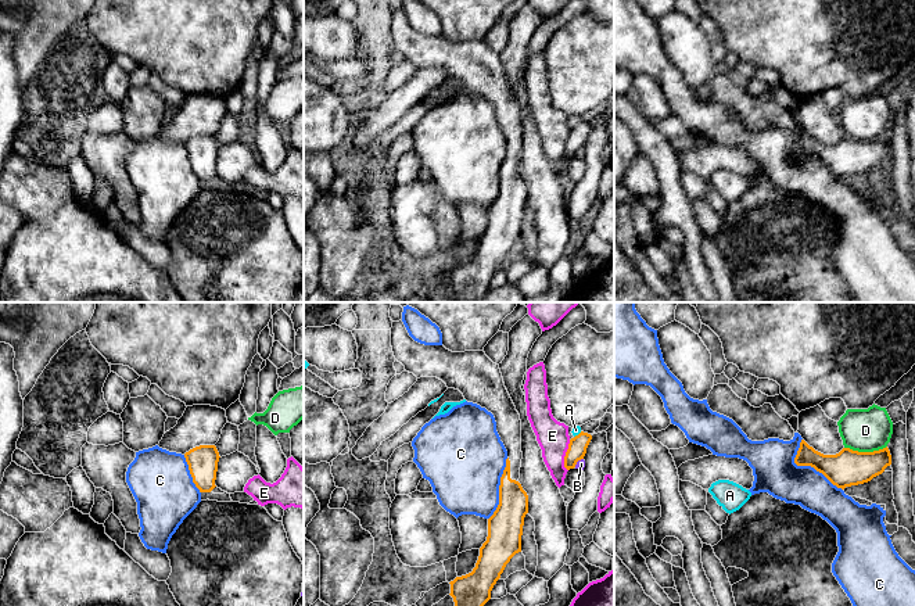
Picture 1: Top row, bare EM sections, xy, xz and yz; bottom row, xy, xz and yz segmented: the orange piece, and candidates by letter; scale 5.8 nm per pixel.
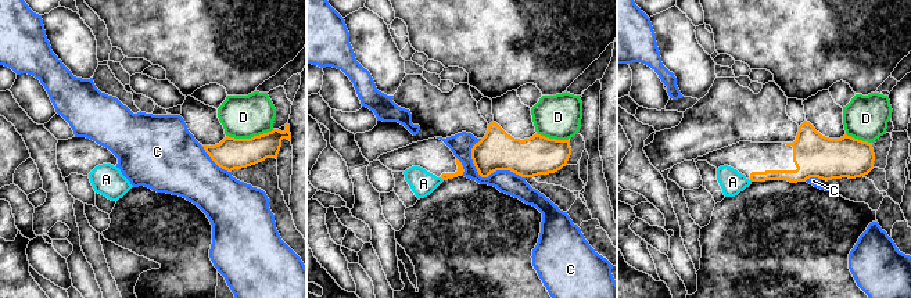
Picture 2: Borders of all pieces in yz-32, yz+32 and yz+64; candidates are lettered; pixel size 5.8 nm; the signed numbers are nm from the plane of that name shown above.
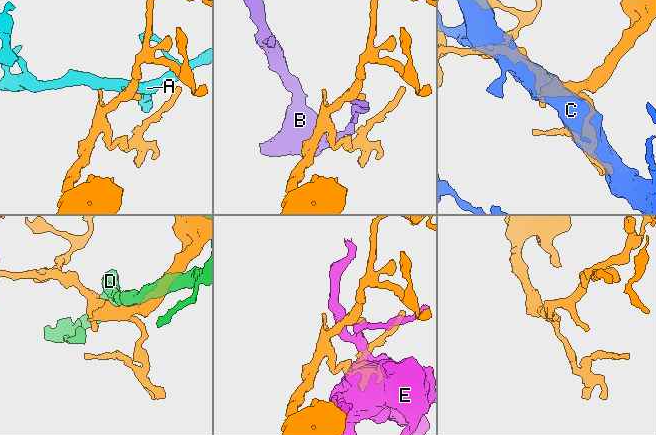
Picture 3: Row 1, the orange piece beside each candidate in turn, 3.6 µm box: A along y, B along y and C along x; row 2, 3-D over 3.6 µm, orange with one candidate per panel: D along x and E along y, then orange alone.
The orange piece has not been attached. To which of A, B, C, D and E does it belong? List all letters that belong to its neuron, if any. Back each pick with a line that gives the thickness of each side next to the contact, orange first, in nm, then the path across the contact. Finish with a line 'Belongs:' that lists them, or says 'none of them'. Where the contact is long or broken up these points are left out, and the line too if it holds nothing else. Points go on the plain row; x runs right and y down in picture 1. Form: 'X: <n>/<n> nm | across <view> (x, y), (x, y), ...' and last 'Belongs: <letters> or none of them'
Belongs: none of them

